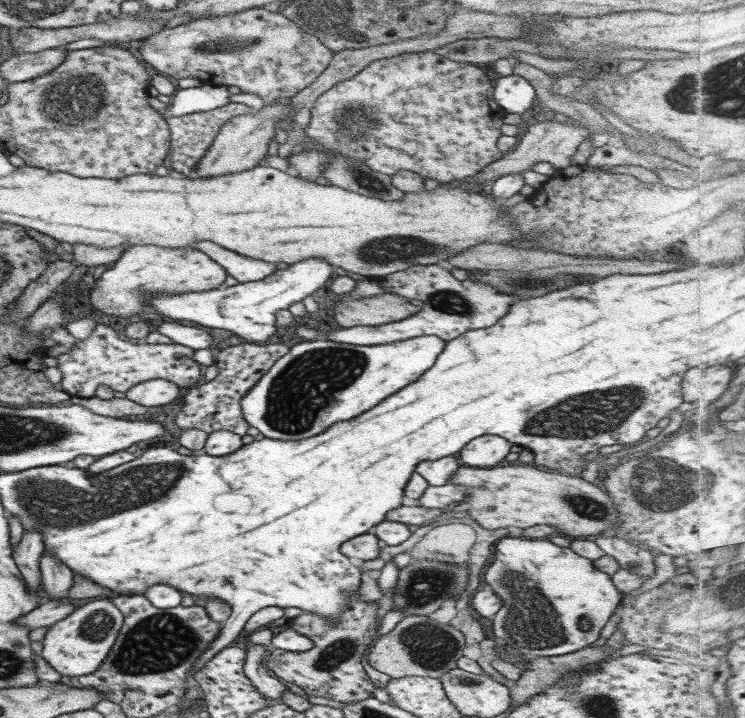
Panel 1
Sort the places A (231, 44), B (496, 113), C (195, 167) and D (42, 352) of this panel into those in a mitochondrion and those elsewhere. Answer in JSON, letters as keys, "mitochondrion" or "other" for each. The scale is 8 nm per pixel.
{"A":"mitochondrion","B":"other","C":"other","D":"other"}

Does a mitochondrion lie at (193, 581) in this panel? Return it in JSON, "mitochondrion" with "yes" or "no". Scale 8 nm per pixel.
{"mitochondrion":"no"}

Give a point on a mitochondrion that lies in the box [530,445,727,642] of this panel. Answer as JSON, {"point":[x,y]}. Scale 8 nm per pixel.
{"point":[656,483]}

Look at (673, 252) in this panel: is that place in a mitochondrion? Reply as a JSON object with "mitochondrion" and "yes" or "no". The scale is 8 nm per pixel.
{"mitochondrion":"no"}

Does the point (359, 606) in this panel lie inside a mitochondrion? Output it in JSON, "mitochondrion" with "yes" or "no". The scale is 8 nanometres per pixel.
{"mitochondrion":"no"}

